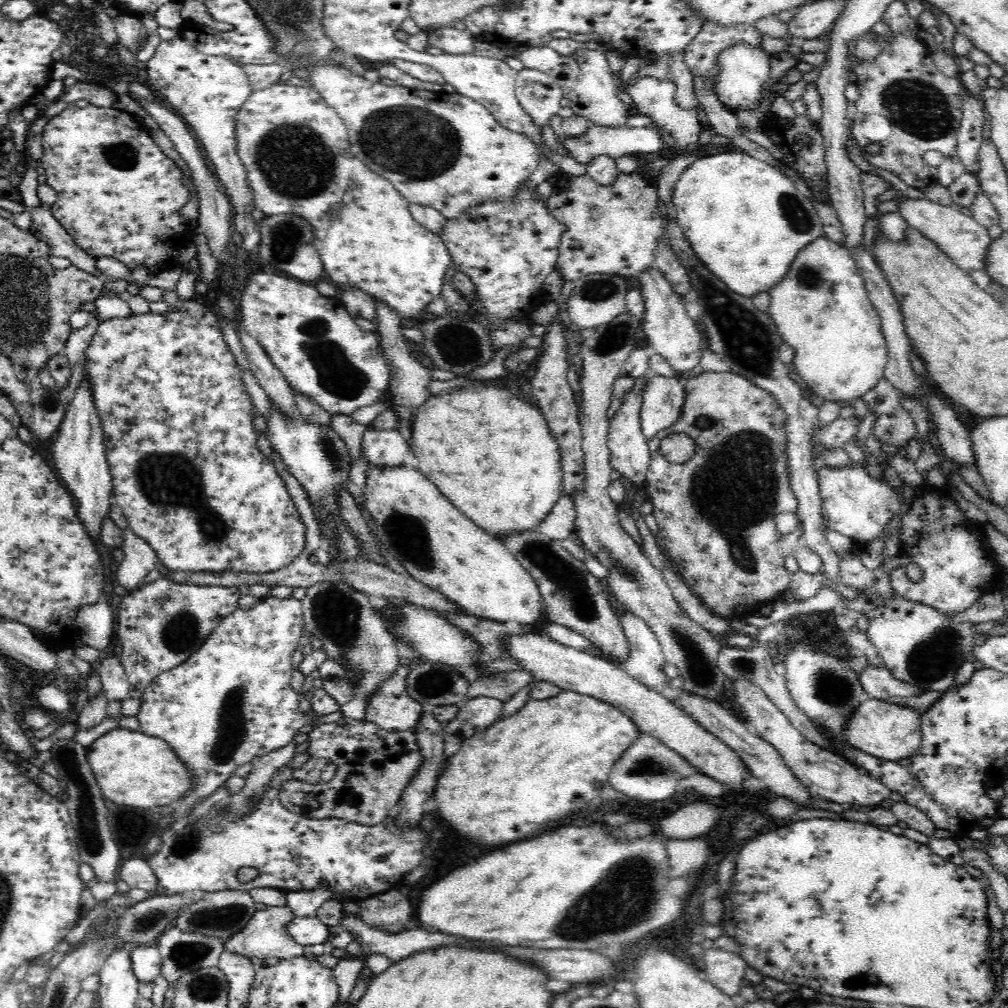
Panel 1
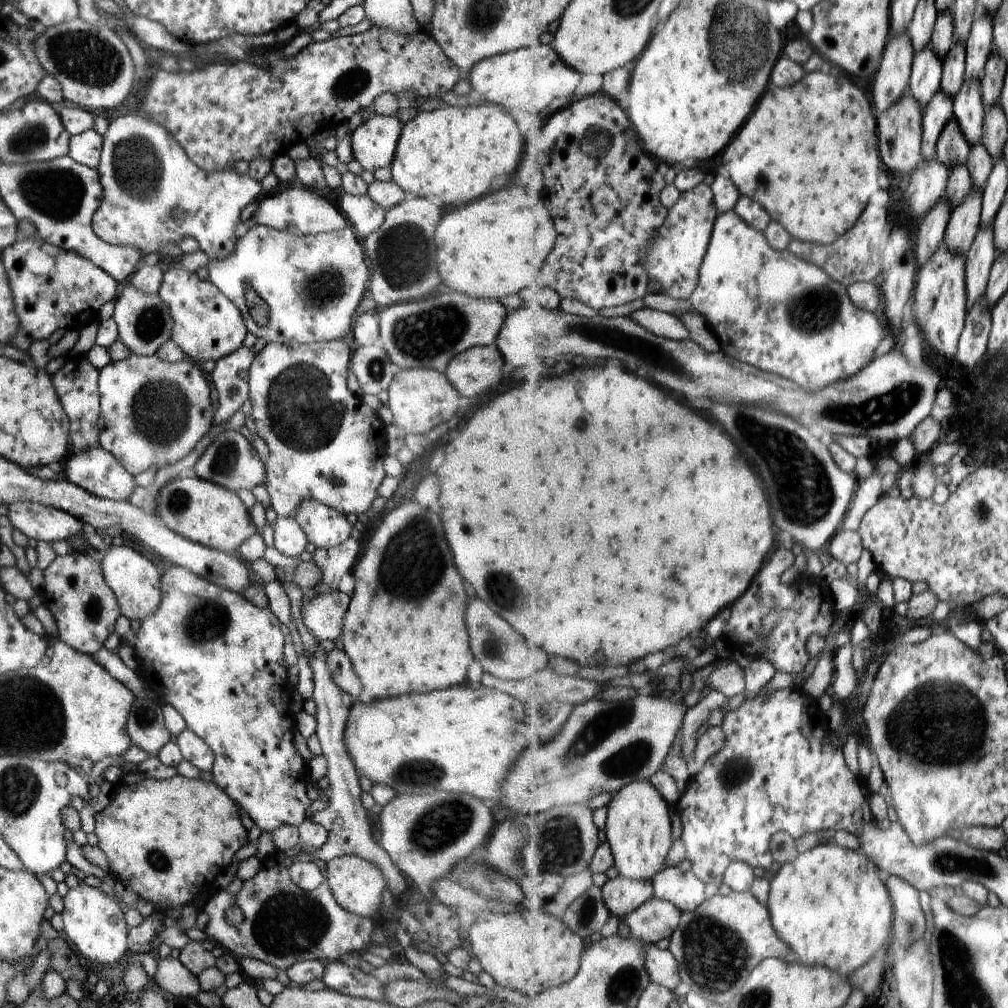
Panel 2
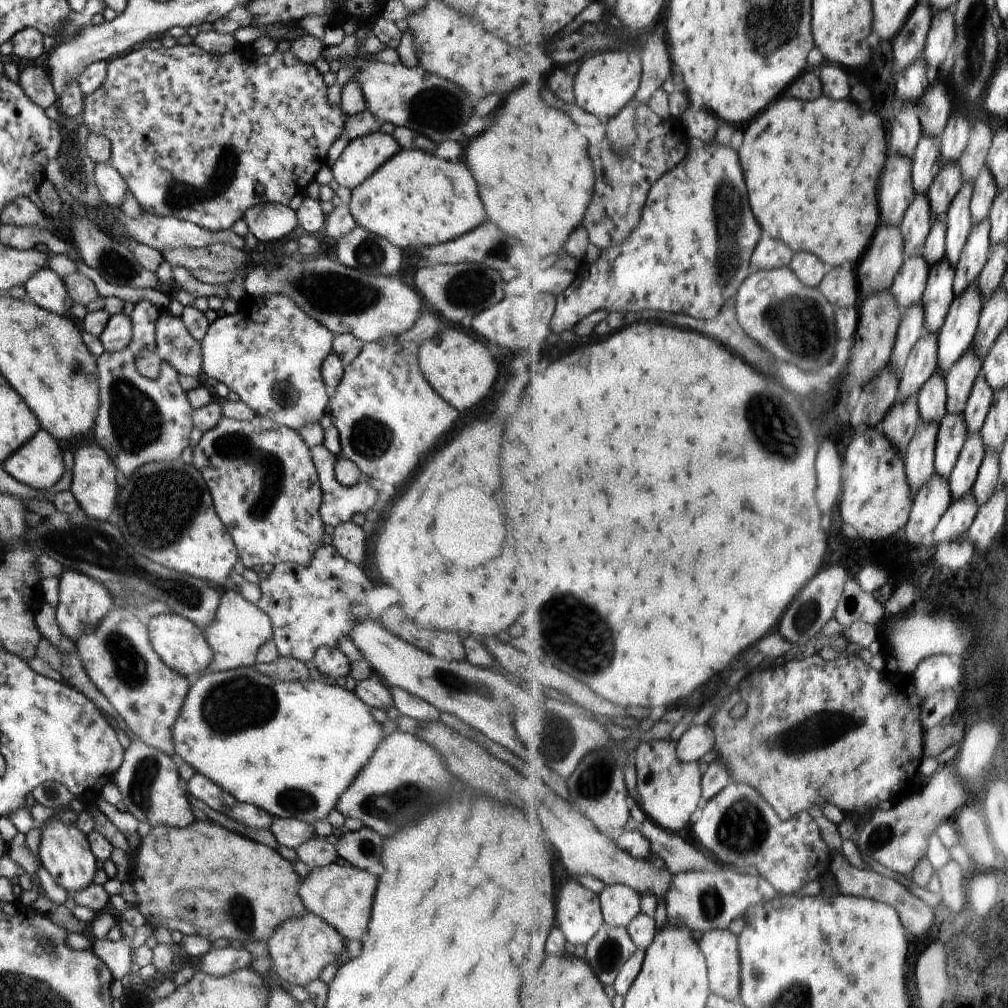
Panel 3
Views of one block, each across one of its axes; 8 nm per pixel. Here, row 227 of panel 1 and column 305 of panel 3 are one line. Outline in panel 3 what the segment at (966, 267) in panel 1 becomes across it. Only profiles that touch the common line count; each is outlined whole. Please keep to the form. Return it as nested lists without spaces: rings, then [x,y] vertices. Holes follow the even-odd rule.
[[[306,911],[302,914],[302,918],[284,920],[276,928],[274,936],[270,936],[267,948],[273,969],[280,978],[298,986],[306,986],[308,982],[319,979],[319,974],[325,966],[337,962],[340,952],[346,950],[345,942],[346,940],[339,932],[326,924],[325,920],[322,920],[316,914],[312,914],[312,912]]]

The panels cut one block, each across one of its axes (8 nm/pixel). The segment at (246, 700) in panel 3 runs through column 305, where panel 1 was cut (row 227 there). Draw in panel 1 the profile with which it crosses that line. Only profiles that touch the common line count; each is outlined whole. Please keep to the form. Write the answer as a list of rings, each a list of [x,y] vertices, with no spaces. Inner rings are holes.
[[[739,149],[733,151],[723,151],[714,155],[696,156],[696,162],[692,162],[686,170],[683,170],[678,178],[678,182],[674,184],[674,194],[672,194],[672,205],[674,205],[674,217],[678,224],[682,227],[688,242],[691,244],[692,250],[696,256],[705,264],[714,276],[717,276],[724,284],[734,293],[746,298],[752,298],[760,292],[768,292],[772,286],[778,284],[792,266],[792,262],[802,248],[808,246],[813,240],[820,237],[823,232],[823,224],[816,207],[813,205],[813,199],[809,193],[803,190],[801,186],[797,186],[795,182],[786,176],[783,171],[772,167],[765,161],[760,161],[748,154],[743,153]]]

